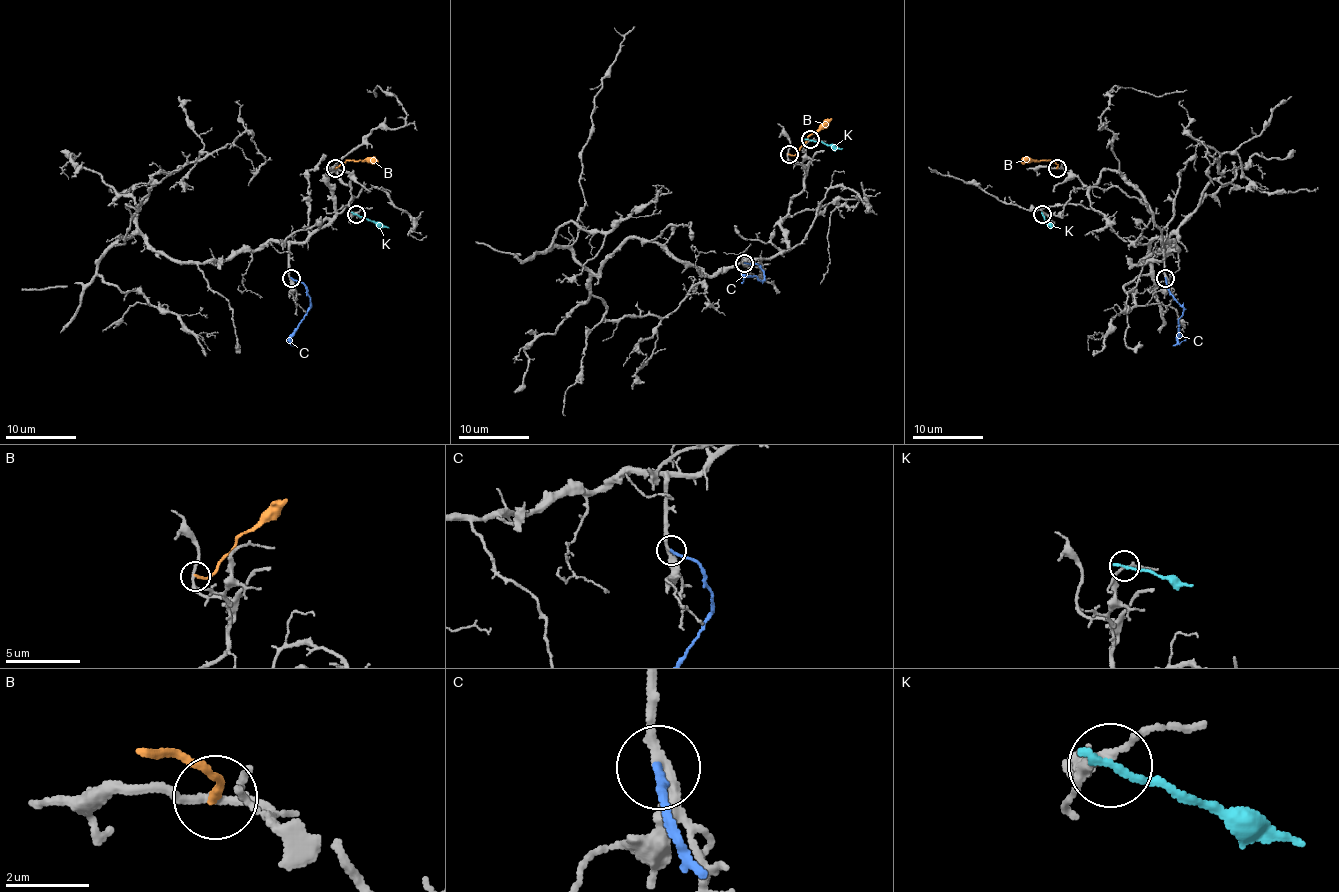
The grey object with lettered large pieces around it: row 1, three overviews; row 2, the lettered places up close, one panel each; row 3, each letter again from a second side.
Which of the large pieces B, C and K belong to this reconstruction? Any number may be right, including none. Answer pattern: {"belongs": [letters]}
{"belongs": ["C"]}

